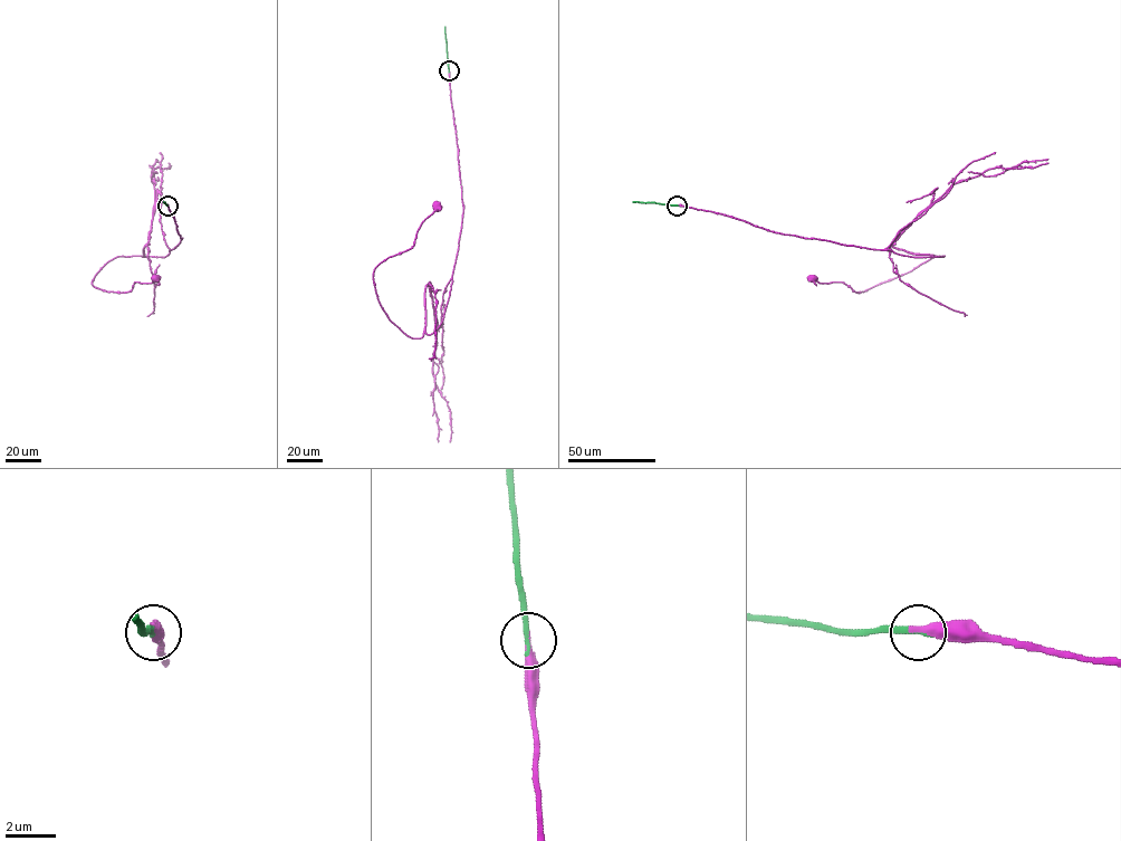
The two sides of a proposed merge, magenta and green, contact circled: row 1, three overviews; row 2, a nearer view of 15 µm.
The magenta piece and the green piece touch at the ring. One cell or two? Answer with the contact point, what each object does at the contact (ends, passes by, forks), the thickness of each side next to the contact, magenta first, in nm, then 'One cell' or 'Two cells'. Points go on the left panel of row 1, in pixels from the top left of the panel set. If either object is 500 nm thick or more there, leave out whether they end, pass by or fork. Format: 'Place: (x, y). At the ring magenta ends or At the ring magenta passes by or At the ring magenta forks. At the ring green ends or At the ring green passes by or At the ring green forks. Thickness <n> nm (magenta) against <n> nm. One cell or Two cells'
Place: (168, 206). At the ring magenta ends. At the ring green ends. Thickness 360 nm (magenta) against 220 nm. One cell

